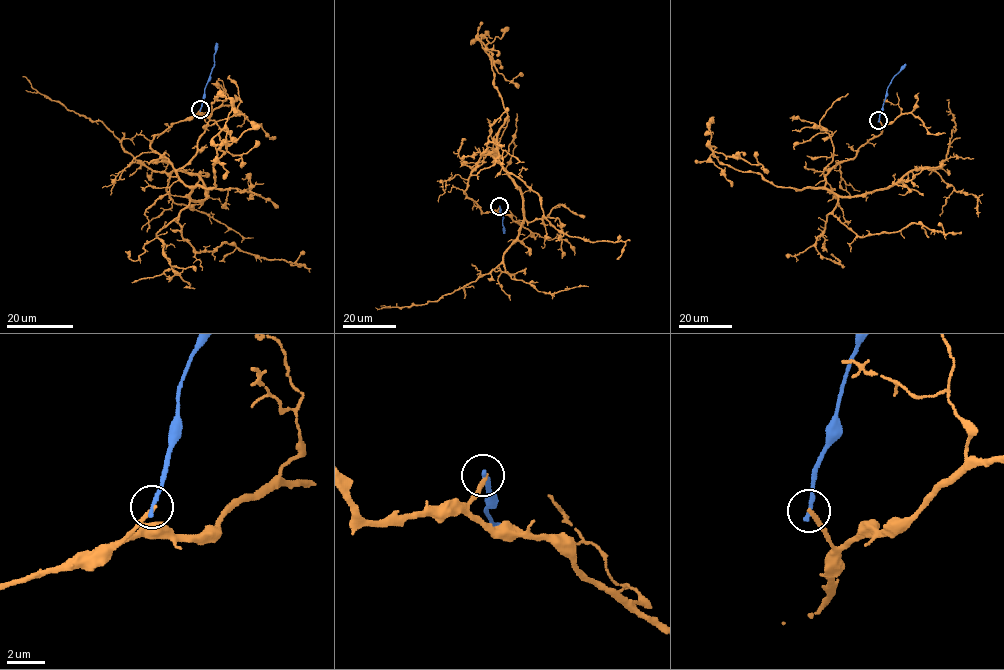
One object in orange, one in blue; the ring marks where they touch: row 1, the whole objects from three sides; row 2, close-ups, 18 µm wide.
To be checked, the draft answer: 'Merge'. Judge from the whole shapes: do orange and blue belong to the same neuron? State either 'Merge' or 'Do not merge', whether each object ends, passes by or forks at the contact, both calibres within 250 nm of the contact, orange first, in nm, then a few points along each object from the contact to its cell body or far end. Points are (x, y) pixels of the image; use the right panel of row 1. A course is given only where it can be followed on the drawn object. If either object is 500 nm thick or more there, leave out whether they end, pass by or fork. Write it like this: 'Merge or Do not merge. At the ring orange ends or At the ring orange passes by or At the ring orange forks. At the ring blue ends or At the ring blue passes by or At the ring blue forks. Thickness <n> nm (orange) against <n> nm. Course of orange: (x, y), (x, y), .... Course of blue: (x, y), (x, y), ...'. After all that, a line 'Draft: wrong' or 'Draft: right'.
Do not merge. At the ring orange ends. At the ring blue ends. Thickness 240 nm (orange) against 260 nm. Course of orange: (879, 120), (880, 133), (838, 162), (824, 187), (863, 196), (913, 170), (940, 169), (955, 129), (947, 100). Course of blue: (879, 120), (887, 86), (905, 64)
Draft: wrong

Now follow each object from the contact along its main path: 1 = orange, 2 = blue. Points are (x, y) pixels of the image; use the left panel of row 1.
1: (200, 109), (150, 145), (201, 201), (199, 177), (154, 172), (102, 122), (23, 76)
2: (200, 109), (214, 65), (216, 43)

